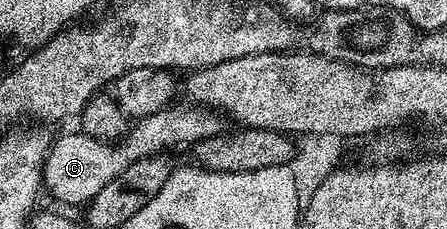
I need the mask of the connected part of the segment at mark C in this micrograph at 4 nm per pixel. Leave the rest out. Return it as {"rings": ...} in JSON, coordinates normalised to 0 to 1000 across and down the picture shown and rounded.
{"rings":[[[380,459],[362,485],[338,493],[336,507],[309,515],[282,585],[260,616],[208,607],[183,581],[116,611],[101,690],[98,830],[110,830],[136,886],[197,891],[199,873],[213,860],[213,843],[230,825],[230,808],[257,790],[266,755],[302,721],[313,694],[376,664],[376,642],[396,642],[403,624],[434,633],[497,585],[494,520],[497,507],[472,467],[414,459],[414,472],[405,472]]]}

